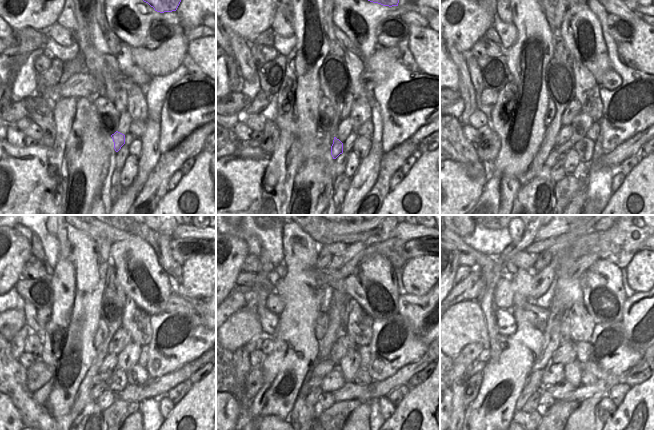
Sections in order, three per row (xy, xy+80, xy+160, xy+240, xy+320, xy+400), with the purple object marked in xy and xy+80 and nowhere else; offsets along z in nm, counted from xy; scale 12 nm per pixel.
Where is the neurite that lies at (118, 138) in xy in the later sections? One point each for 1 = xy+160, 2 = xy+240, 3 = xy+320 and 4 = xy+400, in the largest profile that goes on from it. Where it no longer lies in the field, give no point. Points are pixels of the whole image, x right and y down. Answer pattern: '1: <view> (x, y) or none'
1: xy+160 (553, 158)
2: xy+240 (97, 390)
3: xy+320 (312, 398)
4: xy+400 (532, 404)

